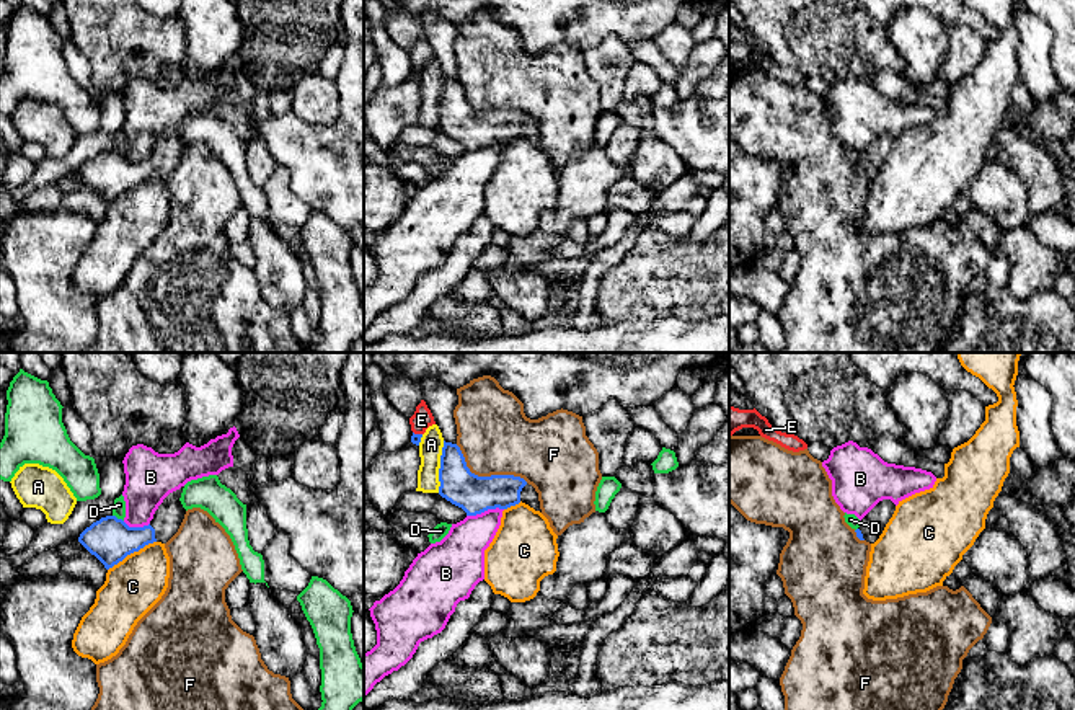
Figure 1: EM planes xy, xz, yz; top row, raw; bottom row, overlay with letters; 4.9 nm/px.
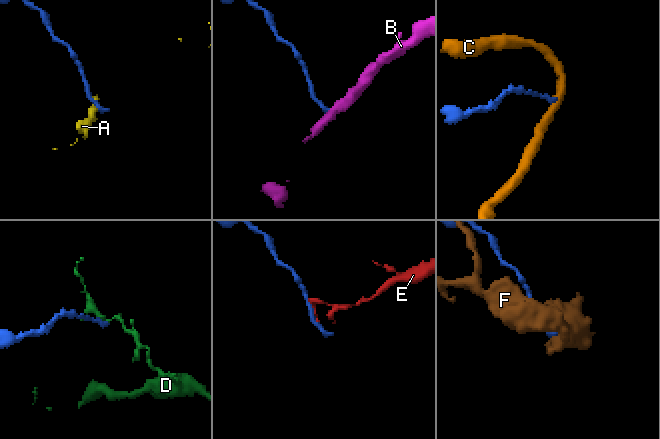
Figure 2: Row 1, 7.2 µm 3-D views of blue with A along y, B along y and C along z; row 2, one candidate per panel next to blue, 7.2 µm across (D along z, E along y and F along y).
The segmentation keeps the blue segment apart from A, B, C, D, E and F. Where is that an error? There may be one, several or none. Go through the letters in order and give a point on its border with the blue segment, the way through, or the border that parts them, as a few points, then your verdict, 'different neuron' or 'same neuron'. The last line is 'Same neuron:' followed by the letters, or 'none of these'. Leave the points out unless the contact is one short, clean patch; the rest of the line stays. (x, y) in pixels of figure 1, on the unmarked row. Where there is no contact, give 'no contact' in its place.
A: xz (441, 102) | along xz (444, 75), (437, 126) | different neuron
B: xz (485, 144) | along xz (503, 142), (488, 142), (467, 150) | different neuron
C: xy (131, 186) | along xy (155, 175), (128, 188), (108, 204) | different neuron
D: xy (116, 152) | along xy (113, 149), (123, 155) | different neuron
E: xz (418, 69) | different neuron
F: xz (486, 111) | different neuron
Same neuron: none of these

